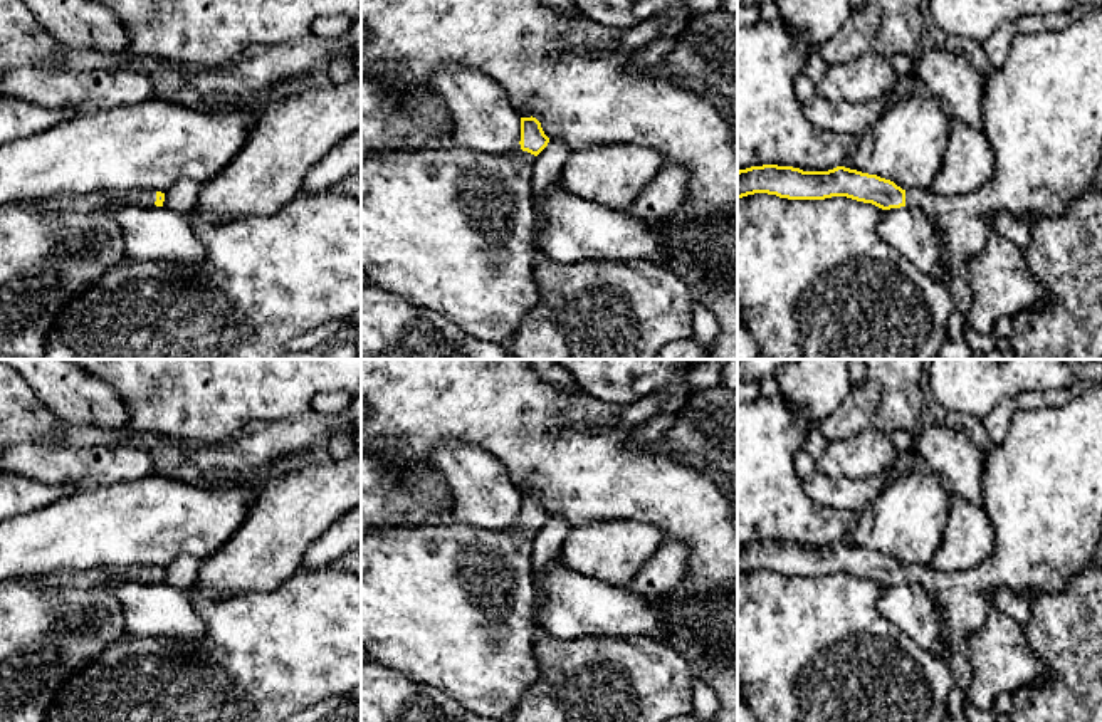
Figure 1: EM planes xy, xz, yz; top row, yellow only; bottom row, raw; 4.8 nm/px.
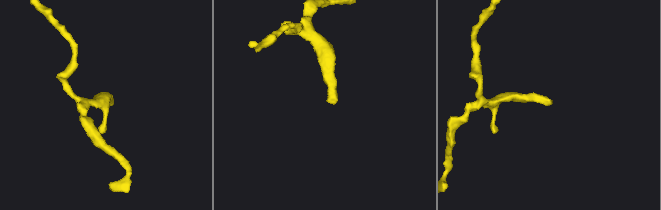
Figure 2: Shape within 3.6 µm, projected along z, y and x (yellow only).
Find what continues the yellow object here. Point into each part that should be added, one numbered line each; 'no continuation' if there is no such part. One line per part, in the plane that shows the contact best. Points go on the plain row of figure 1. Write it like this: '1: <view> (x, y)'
1: xy (51, 628)

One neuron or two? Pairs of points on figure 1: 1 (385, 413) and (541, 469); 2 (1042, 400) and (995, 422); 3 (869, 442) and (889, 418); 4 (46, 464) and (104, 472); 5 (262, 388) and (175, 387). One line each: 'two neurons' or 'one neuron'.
1: one neuron
2: one neuron
3: two neurons
4: one neuron
5: one neuron

